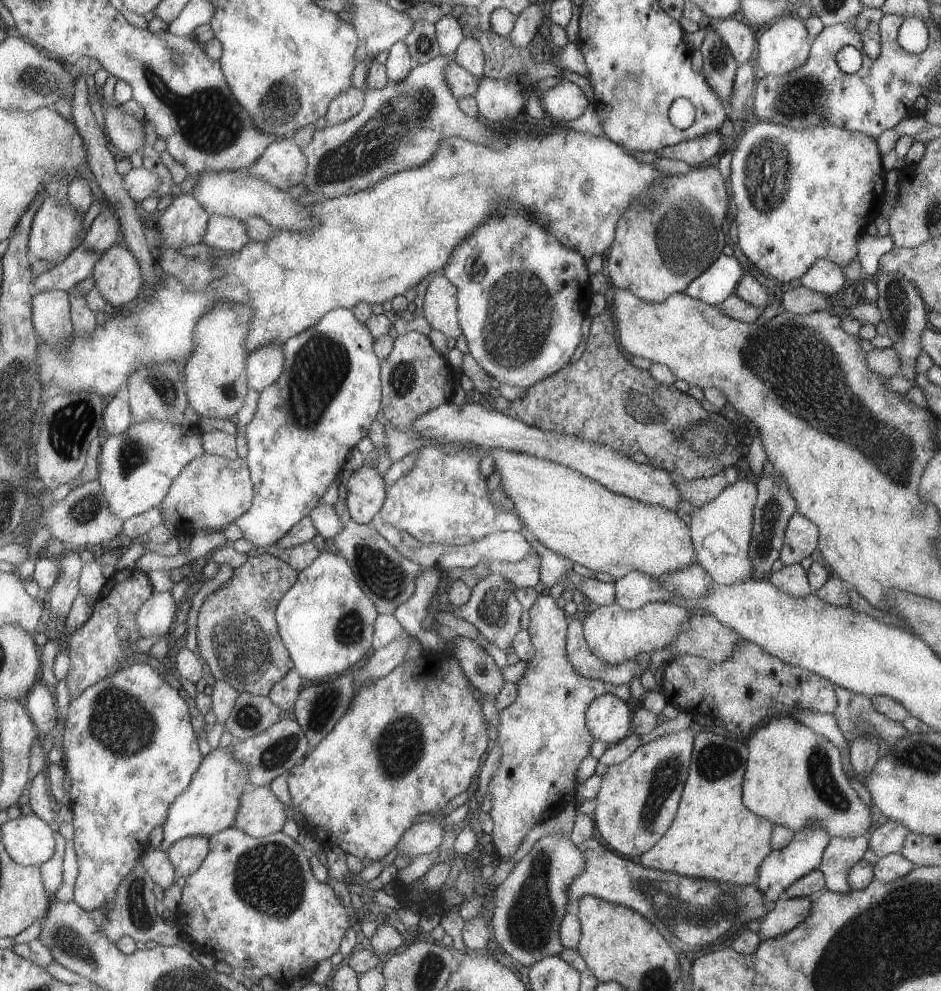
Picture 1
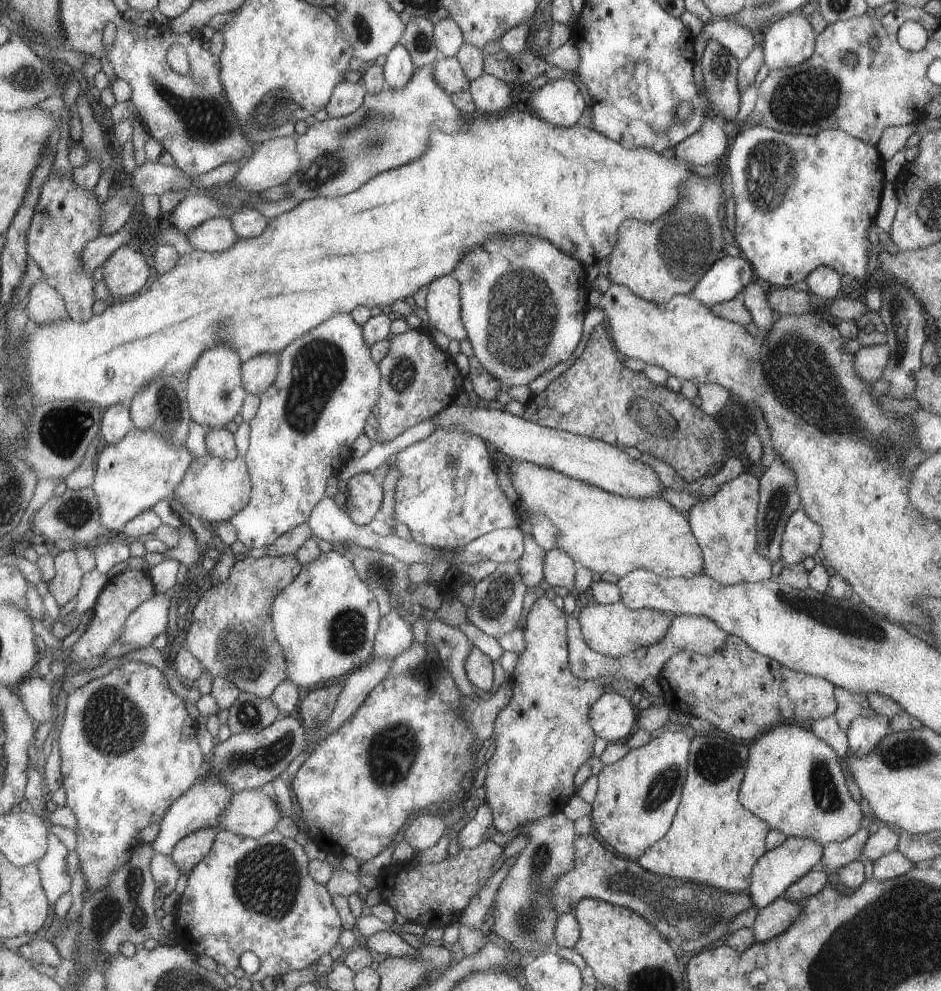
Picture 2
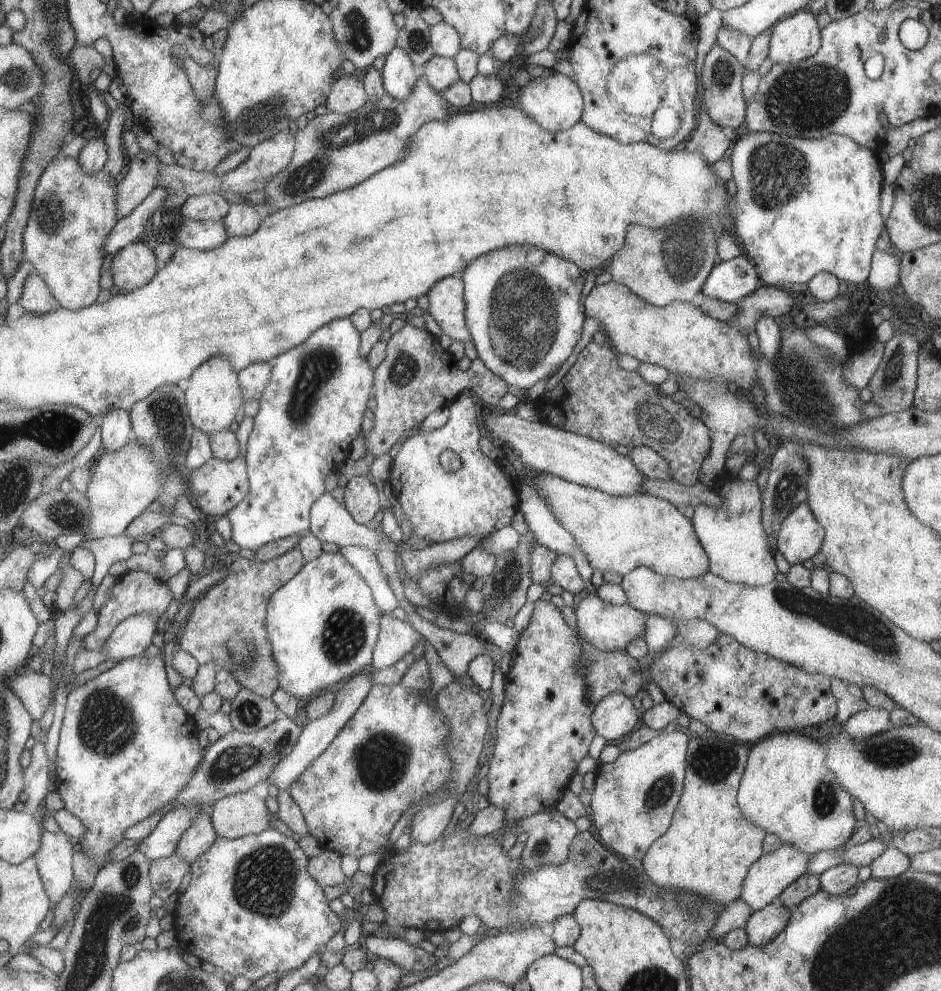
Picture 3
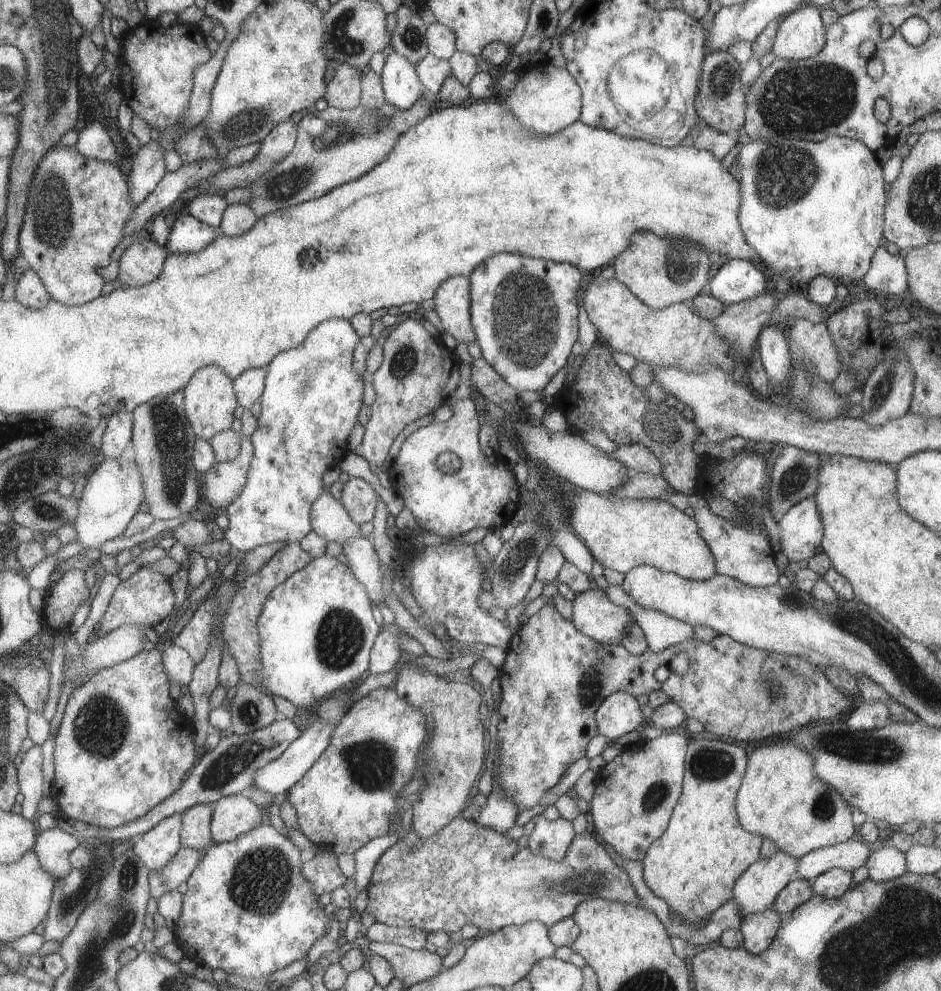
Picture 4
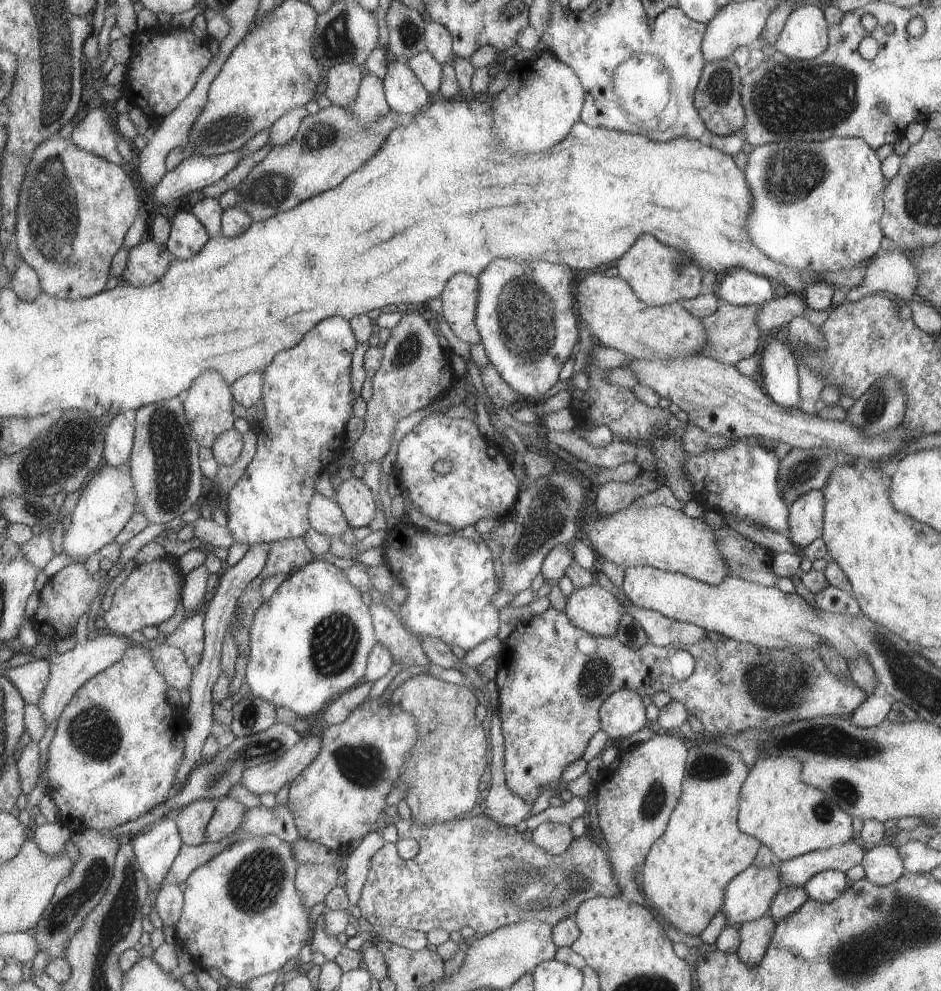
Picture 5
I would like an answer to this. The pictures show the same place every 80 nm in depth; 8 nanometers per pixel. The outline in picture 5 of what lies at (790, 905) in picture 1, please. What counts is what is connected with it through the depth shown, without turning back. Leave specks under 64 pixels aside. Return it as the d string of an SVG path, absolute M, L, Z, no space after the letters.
M765 914L755 920L742 922L738 930L740 943L735 952L739 961L755 968L773 938L774 926L774 920Z

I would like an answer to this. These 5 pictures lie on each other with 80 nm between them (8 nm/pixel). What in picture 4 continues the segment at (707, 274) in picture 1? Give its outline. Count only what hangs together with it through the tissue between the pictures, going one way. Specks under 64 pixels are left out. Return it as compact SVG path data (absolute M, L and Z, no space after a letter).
M729 259L719 265L706 292L727 305L757 297L768 289L771 286L757 265L745 259Z

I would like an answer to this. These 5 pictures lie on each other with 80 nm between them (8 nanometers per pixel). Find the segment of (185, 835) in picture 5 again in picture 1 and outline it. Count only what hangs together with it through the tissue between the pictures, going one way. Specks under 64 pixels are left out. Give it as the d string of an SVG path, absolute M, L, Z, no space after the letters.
M189 835L175 841L165 852L176 878L189 877L197 870L209 852L209 838Z

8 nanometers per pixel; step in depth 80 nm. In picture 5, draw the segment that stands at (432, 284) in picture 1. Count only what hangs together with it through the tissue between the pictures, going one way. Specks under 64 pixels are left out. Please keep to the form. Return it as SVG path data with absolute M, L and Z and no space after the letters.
M454 274L445 284L441 300L441 314L451 332L467 344L480 342L474 323L475 305L478 300L478 282L473 275Z

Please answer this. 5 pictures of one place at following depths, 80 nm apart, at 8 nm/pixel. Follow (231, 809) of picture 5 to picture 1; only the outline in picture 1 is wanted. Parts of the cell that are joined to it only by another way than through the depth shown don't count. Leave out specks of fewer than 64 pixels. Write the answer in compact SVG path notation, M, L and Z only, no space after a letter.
M267 785L247 788L240 798L239 810L236 813L235 822L231 827L237 827L251 838L262 837L268 834L278 833L287 816L283 816L283 804L271 792Z

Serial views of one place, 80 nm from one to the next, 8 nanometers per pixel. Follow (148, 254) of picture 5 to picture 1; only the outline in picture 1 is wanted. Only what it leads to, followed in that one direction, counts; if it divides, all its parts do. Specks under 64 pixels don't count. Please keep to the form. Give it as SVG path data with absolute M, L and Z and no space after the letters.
M112 246L96 262L95 287L113 307L135 300L143 286L142 266L127 247Z

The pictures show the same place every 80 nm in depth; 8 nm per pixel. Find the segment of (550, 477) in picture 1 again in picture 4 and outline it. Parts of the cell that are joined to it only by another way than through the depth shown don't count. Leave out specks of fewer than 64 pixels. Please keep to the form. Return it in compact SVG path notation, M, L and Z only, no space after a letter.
M571 486L565 488L566 504L570 507L568 523L570 530L589 549L591 556L602 568L611 568L625 574L634 566L649 565L664 573L673 573L684 579L707 580L716 573L711 551L699 536L697 523L667 501L659 499L621 499L608 497L605 493L594 493Z

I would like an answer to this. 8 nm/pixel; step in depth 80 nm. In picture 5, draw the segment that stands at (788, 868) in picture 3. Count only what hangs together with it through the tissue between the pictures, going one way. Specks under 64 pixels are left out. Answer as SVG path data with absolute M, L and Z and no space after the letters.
M781 862L775 865L758 867L749 865L743 872L729 882L726 886L724 901L721 912L725 915L726 926L733 927L733 924L741 924L745 921L752 921L765 914L770 908L771 901L781 887L778 873L778 866Z

